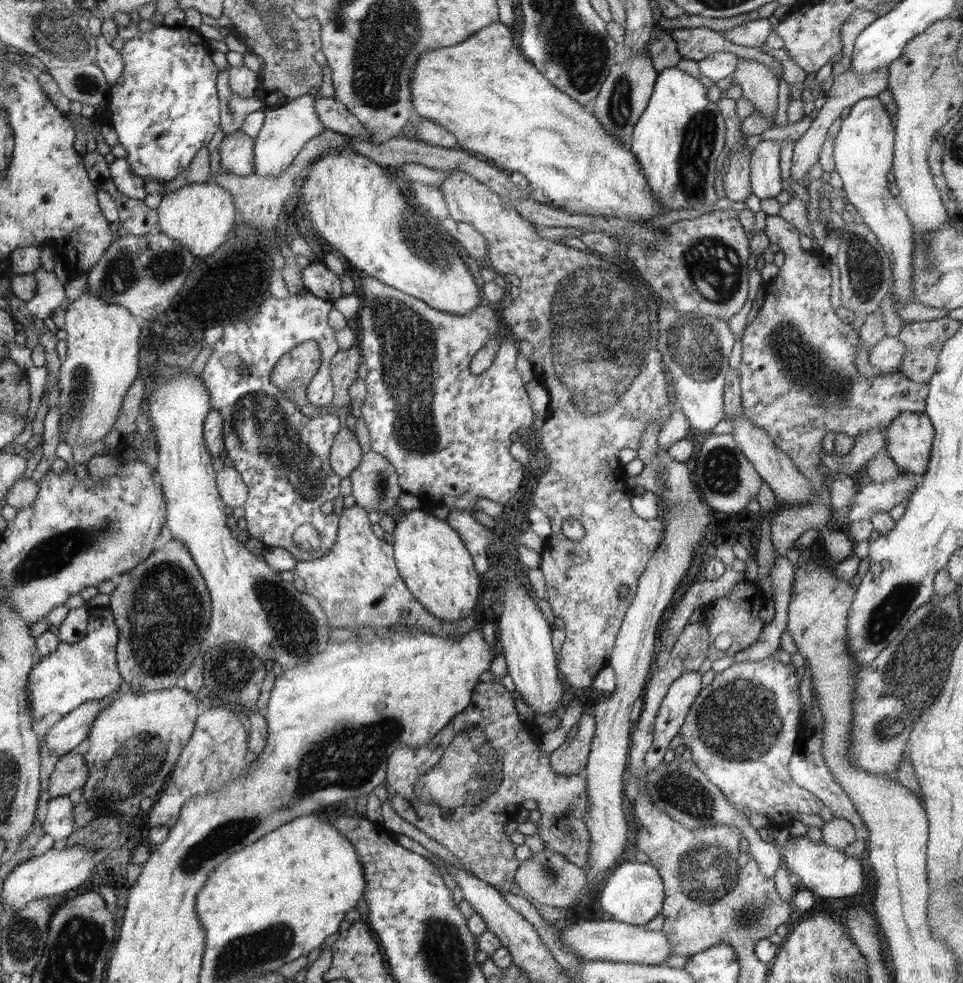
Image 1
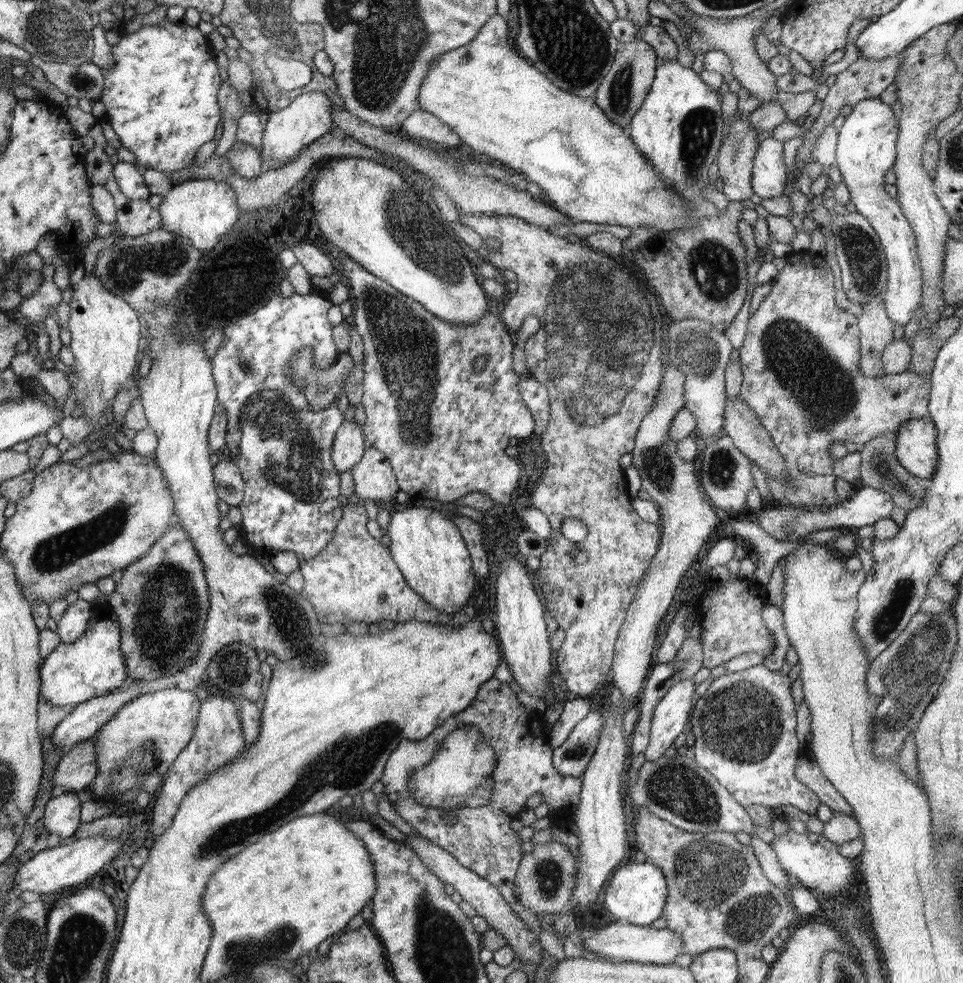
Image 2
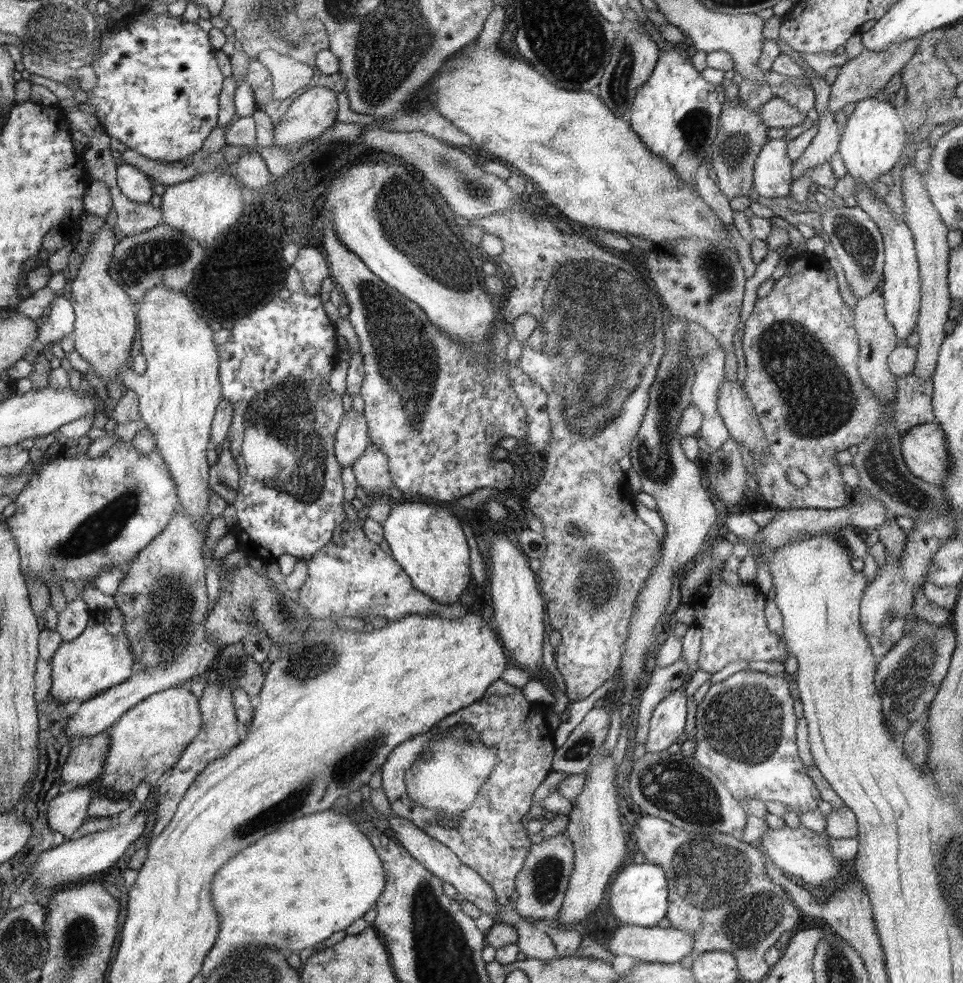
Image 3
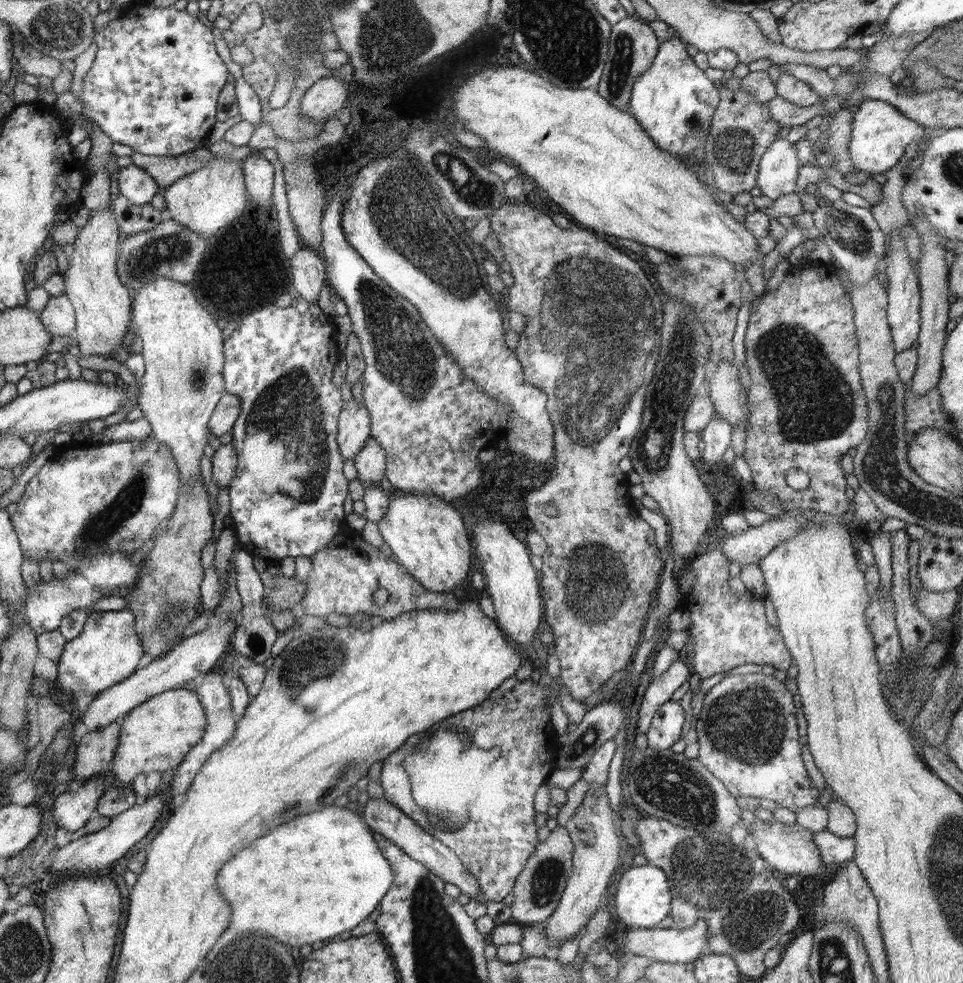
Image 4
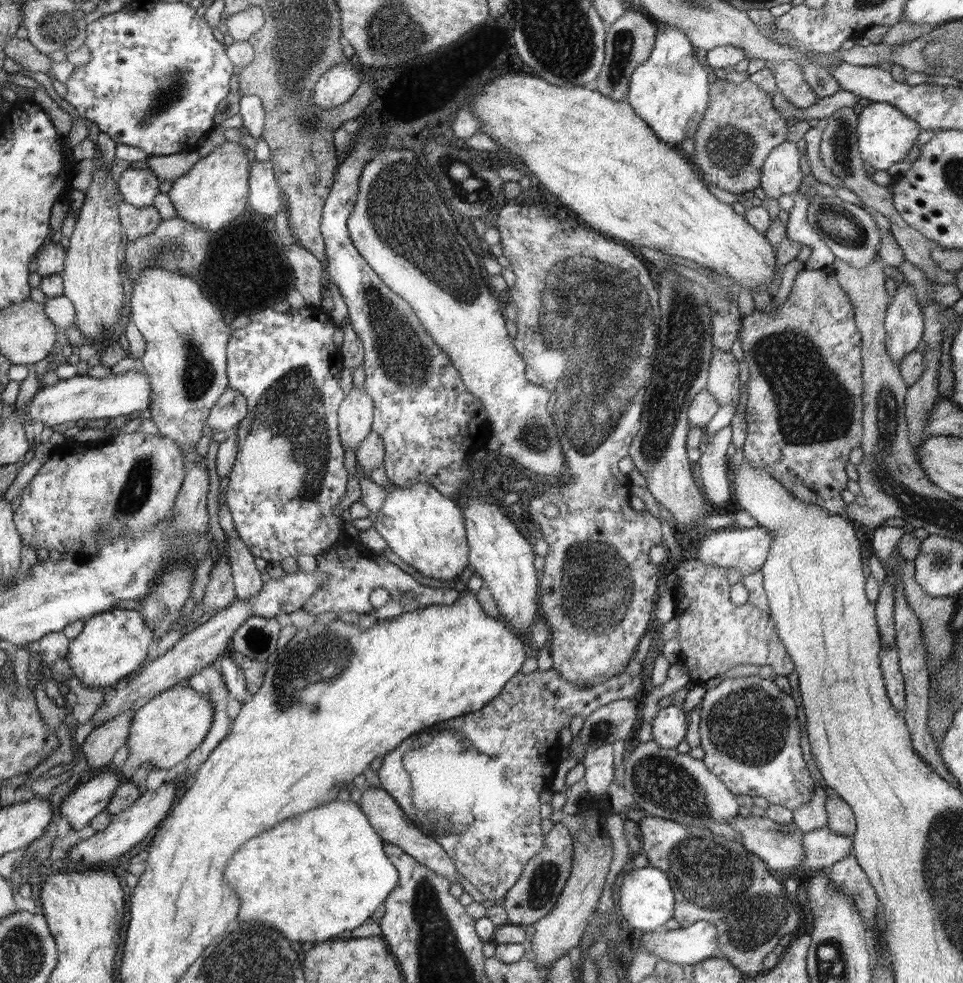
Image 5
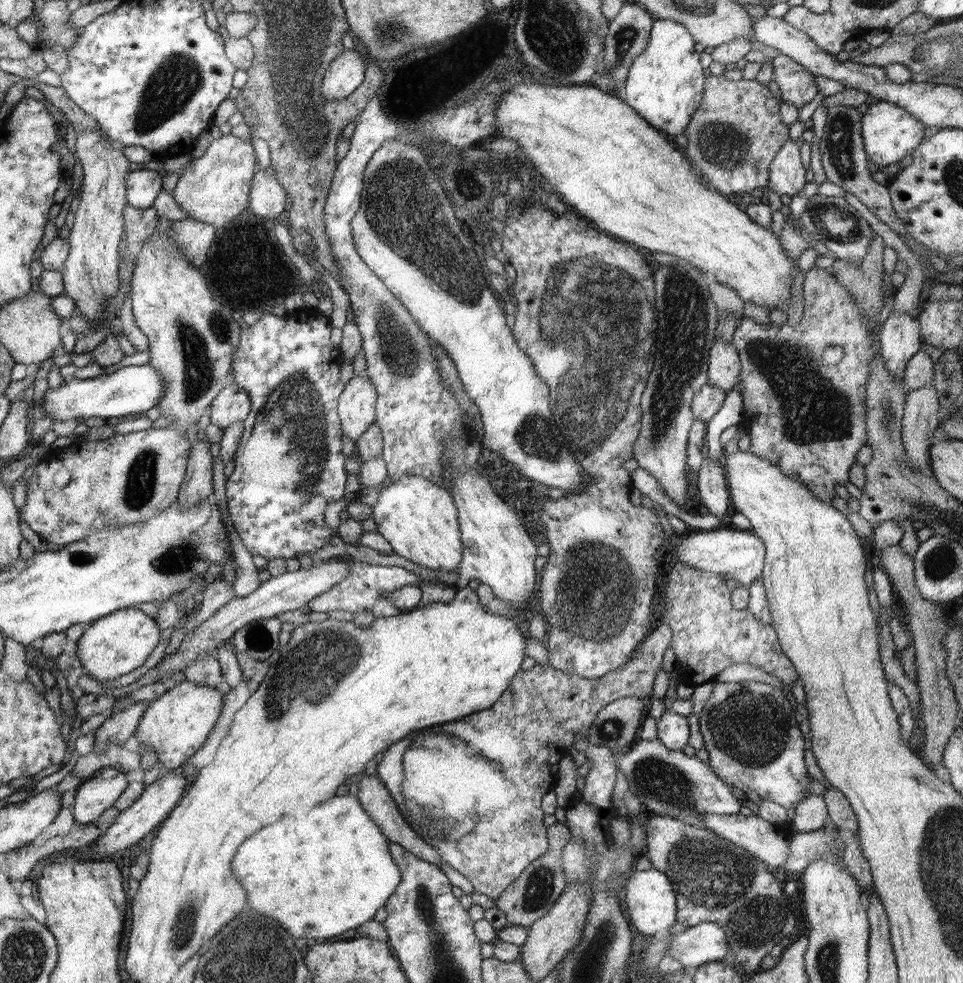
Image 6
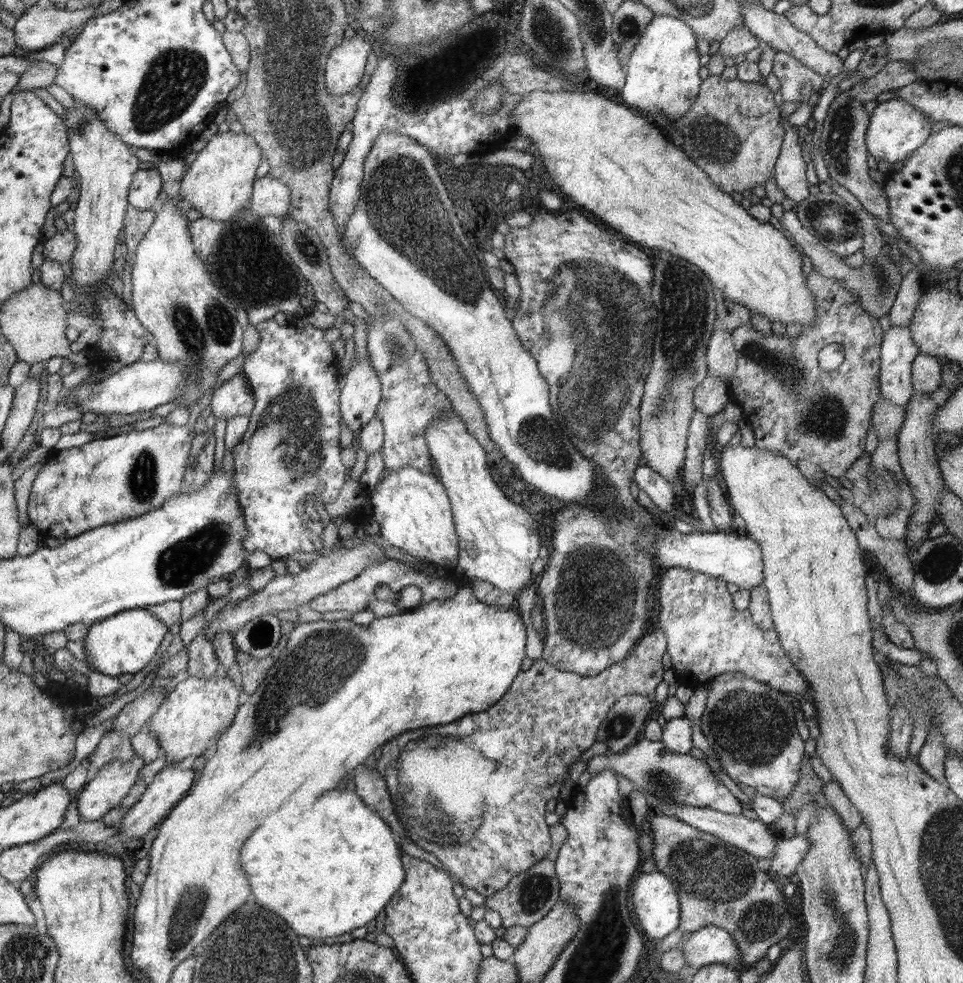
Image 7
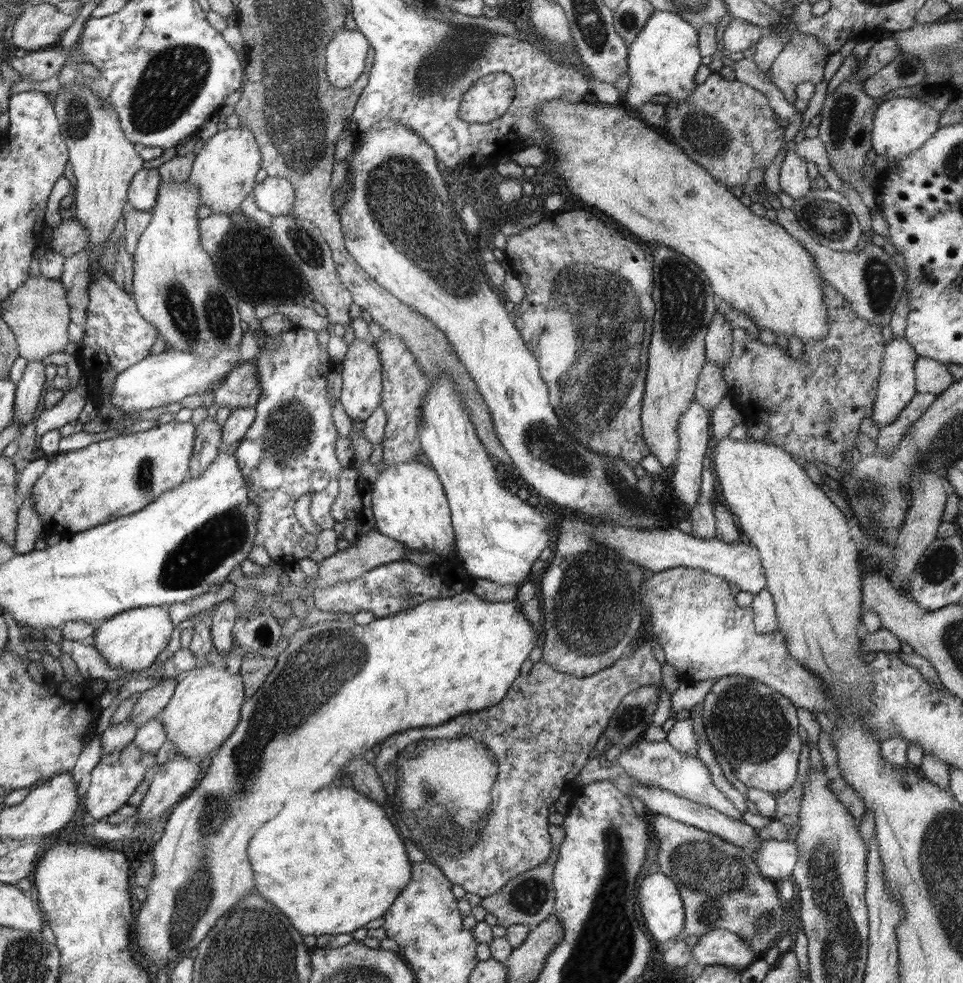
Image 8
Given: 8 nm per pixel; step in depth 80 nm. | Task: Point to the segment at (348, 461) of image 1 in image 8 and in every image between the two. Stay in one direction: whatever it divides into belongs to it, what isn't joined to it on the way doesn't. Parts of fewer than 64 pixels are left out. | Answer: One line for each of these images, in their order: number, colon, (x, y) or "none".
2: (351, 443)
3: (353, 438)
4: (355, 422)
5: (357, 413)
6: (357, 405)
7: (362, 393)
8: (362, 373)

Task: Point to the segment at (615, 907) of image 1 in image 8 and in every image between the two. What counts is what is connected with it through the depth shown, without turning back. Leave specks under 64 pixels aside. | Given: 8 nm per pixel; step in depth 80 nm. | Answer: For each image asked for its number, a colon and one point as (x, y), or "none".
2: (636, 894)
3: (638, 896)
4: (643, 899)
5: (647, 901)
6: (650, 902)
7: (656, 903)
8: (662, 907)

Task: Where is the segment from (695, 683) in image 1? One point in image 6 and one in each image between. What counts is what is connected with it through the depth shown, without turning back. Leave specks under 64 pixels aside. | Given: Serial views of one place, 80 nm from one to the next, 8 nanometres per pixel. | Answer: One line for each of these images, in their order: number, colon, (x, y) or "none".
2: (670, 716)
3: (667, 721)
4: (666, 726)
5: (669, 727)
6: (672, 729)

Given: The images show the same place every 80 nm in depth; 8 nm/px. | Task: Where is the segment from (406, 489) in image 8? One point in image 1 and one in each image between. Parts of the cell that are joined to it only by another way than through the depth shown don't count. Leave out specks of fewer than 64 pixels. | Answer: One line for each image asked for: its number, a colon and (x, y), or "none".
1: (439, 570)
2: (431, 552)
3: (427, 539)
4: (427, 535)
5: (424, 528)
6: (419, 519)
7: (412, 508)

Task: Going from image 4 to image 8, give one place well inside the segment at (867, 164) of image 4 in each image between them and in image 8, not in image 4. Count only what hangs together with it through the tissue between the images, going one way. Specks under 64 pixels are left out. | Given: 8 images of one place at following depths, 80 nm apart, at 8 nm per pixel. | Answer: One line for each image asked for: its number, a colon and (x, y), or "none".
5: (885, 136)
6: (889, 133)
7: (896, 129)
8: (901, 125)

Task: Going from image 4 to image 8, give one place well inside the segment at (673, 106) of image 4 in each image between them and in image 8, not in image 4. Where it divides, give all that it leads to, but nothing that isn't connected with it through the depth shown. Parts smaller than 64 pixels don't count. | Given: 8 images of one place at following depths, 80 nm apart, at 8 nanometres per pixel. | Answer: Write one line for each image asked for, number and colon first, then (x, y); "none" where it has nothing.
5: (670, 91)
6: (665, 85)
7: (662, 74)
8: (663, 59)

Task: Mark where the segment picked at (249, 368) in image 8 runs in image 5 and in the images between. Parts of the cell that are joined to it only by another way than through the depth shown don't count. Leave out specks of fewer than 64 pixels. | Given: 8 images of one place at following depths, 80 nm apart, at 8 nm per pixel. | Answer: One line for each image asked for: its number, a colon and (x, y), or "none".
5: (232, 408)
6: (233, 405)
7: (234, 398)

